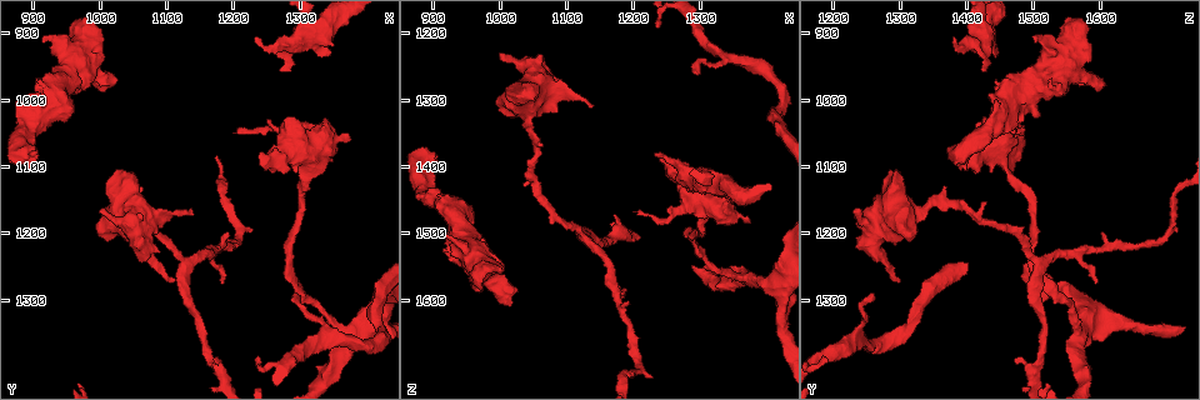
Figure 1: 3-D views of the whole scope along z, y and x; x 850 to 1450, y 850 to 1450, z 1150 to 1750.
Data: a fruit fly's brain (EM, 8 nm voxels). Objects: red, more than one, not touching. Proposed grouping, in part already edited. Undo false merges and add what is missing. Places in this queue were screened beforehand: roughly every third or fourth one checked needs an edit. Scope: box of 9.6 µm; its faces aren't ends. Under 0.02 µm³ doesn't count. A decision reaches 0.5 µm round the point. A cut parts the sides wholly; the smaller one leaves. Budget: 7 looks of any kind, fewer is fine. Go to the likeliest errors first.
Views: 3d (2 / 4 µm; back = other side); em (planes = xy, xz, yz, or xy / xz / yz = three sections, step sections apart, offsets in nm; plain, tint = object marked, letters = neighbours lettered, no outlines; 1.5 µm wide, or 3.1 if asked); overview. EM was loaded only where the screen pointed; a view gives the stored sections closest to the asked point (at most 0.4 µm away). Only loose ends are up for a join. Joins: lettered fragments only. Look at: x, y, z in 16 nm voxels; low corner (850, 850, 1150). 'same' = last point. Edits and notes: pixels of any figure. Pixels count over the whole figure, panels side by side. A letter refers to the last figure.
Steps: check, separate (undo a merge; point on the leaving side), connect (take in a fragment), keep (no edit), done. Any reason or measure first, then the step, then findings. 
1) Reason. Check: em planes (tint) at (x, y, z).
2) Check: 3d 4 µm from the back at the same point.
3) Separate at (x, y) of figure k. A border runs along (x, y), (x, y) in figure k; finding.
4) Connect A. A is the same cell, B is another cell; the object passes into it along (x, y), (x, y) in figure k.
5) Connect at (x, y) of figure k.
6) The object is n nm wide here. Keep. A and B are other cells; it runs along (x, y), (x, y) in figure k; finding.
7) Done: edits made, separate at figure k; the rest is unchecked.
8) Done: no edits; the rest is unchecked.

Free end. Check: em planes (plain) at (1345, 940, 1450).

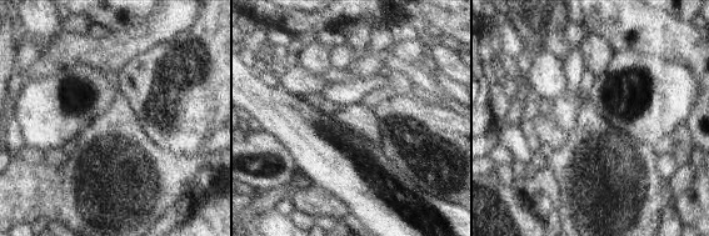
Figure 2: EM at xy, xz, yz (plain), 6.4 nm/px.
What lies round it. Check: em planes (letters) at the same point.

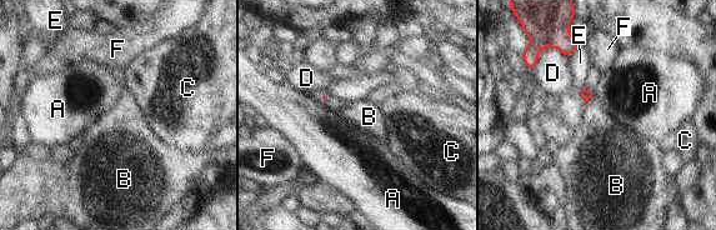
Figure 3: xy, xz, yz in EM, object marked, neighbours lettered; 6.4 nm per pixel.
Keep. A, B, C, D, E and F are other cells; a border runs along (594, 96), (586, 103) in figure 3; none of them fits.

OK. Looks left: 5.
Branch stops here. Check: em planes (letters) at (1065, 1130, 1370).

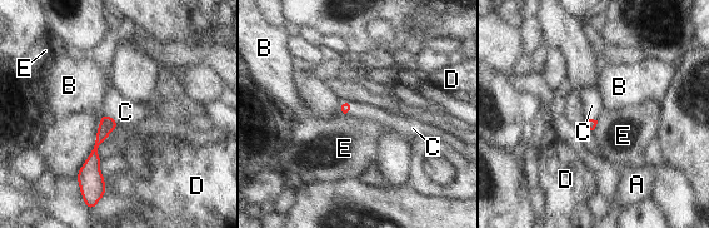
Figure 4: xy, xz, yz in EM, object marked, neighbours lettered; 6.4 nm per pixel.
Connect at (125, 112) of figure 4. C is the same cell, A, B, D and E are other cells; the object passes into it along (108, 124), (110, 117), (125, 112) in figure 4; the neuron continues.

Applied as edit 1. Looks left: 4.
Branch stops here. Check: 3d 2 µm at (1190, 1270, 1595).

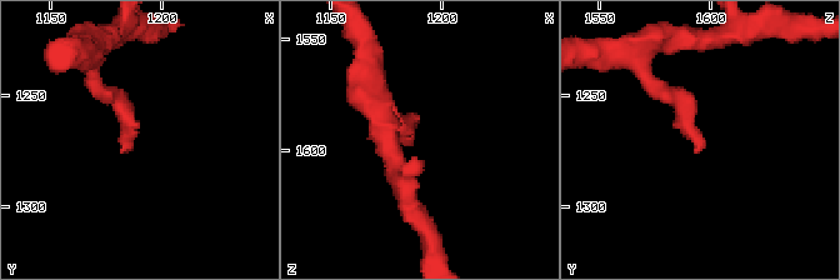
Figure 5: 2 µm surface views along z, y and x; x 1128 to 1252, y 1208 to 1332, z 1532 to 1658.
Shape alone is not enough. Check: em planes (letters) at (1188, 1274, 1596).

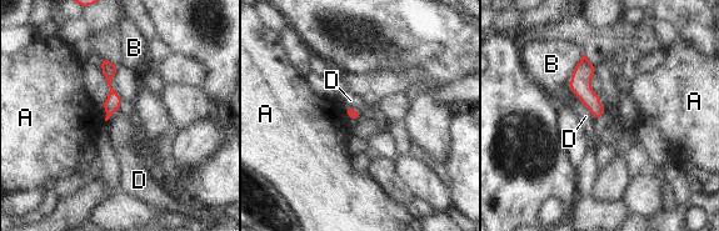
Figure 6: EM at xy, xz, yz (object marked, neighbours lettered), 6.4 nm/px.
Keep. A, B and D are other cells; a border runs along (569, 85), (569, 89), (595, 120) in figure 6; none of them fits.

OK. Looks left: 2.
Done: edits made, connect at figure 4; the rest is unchecked.

